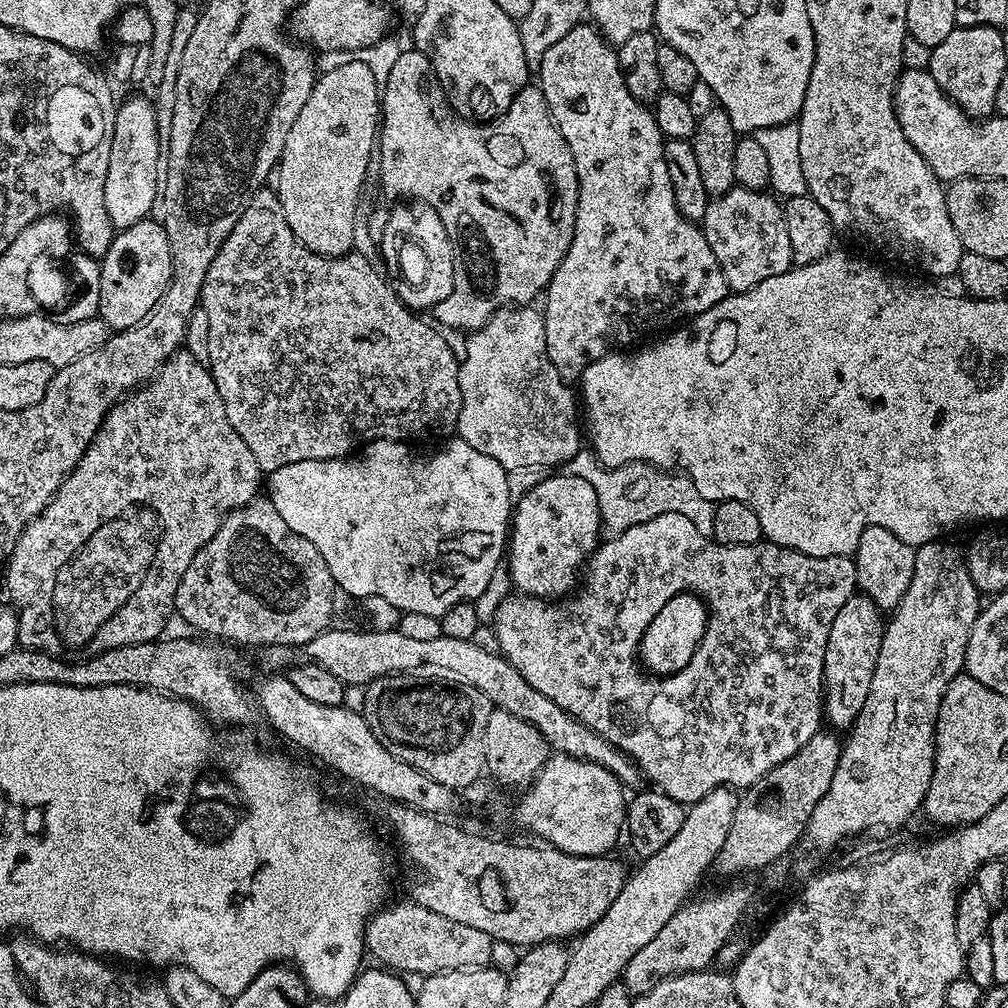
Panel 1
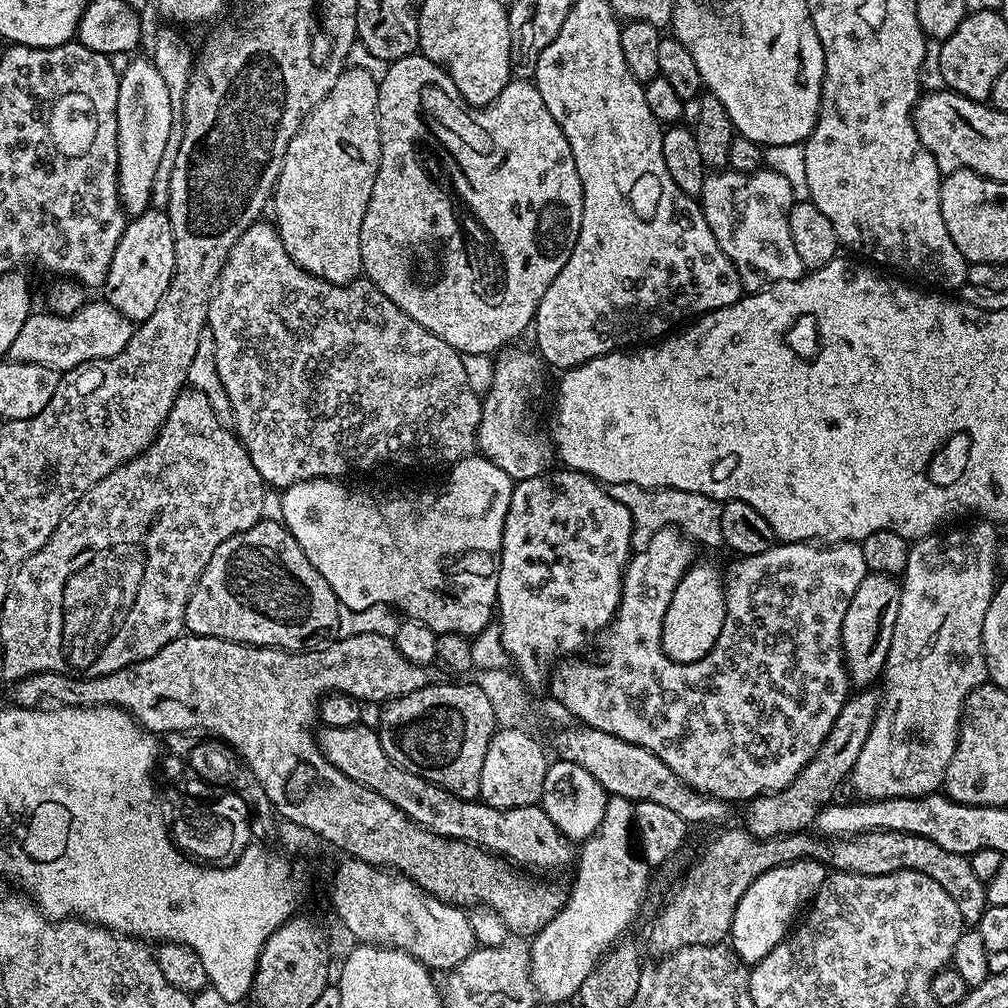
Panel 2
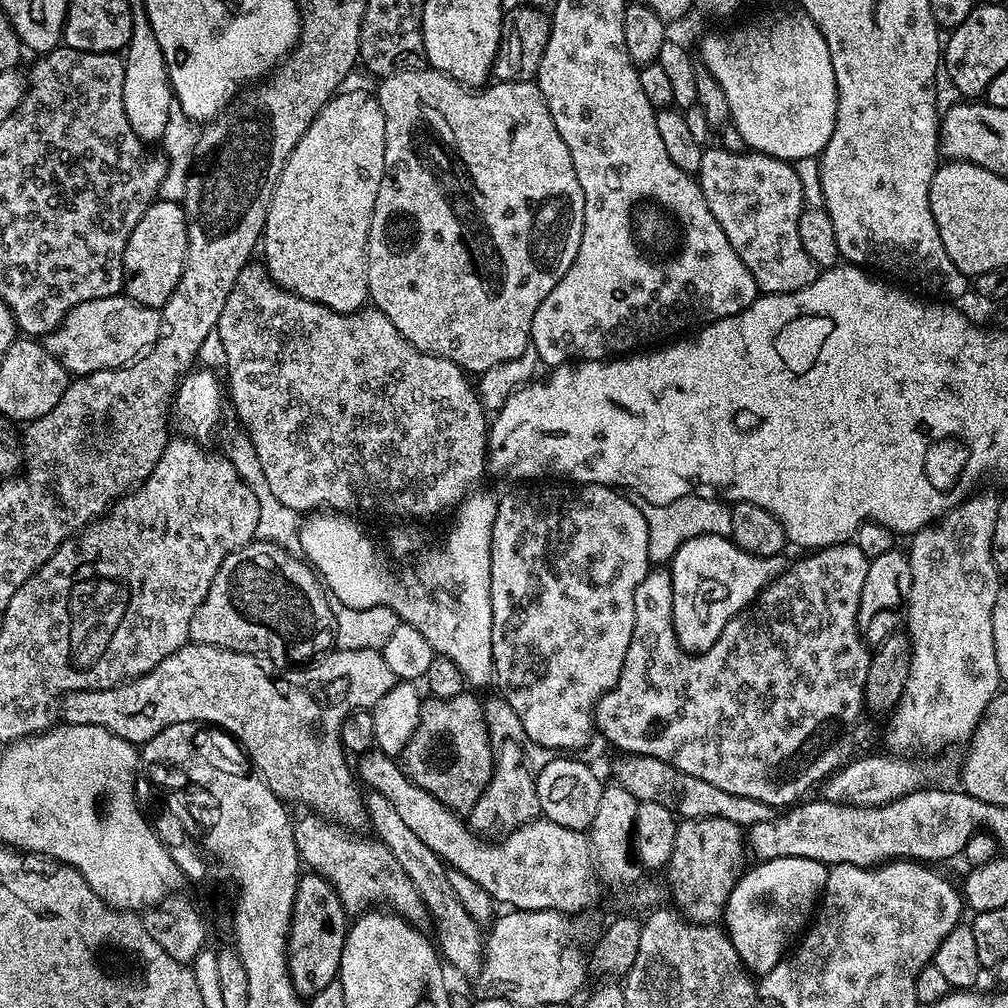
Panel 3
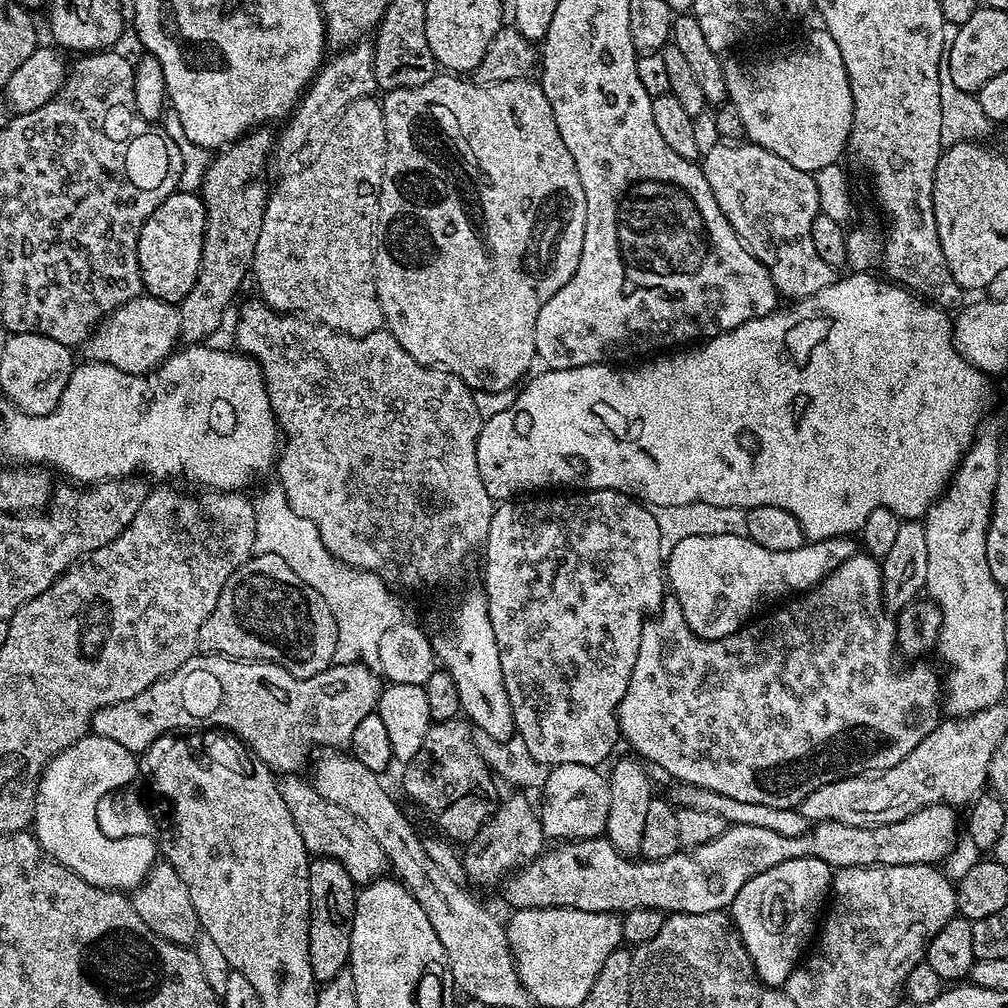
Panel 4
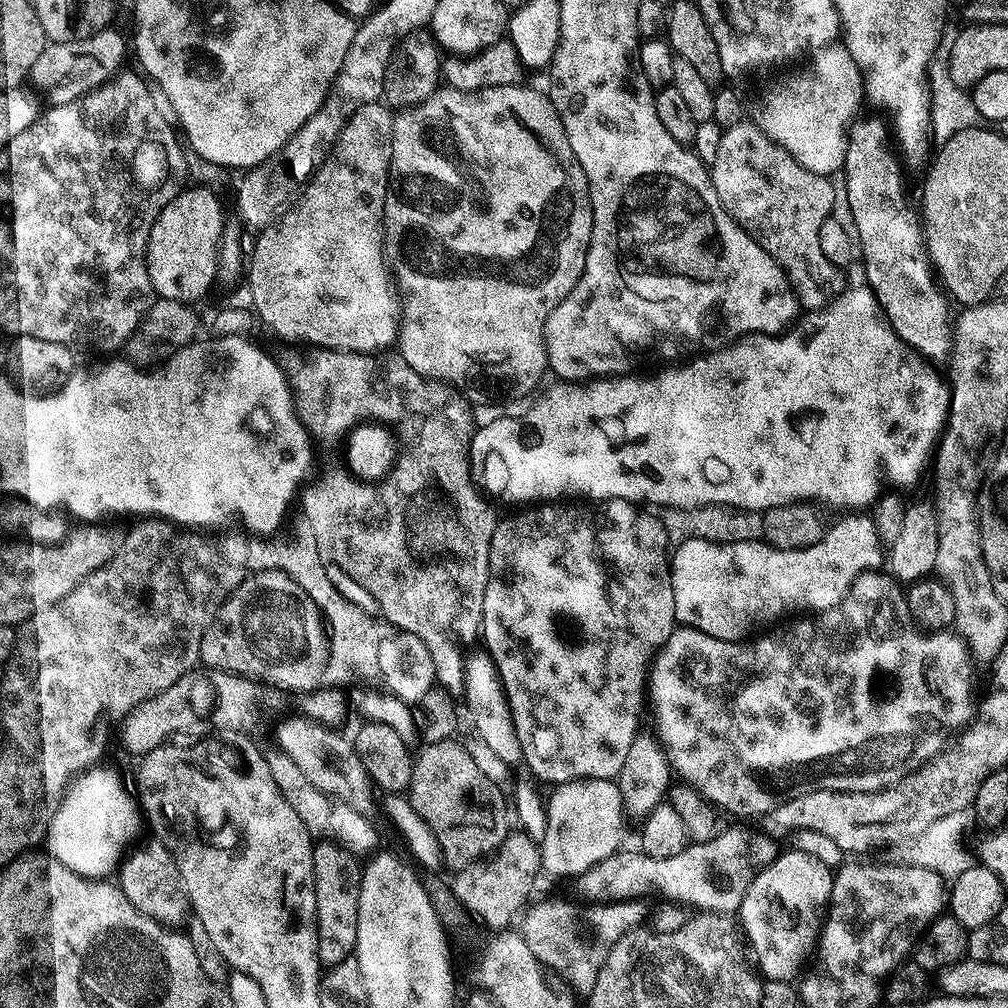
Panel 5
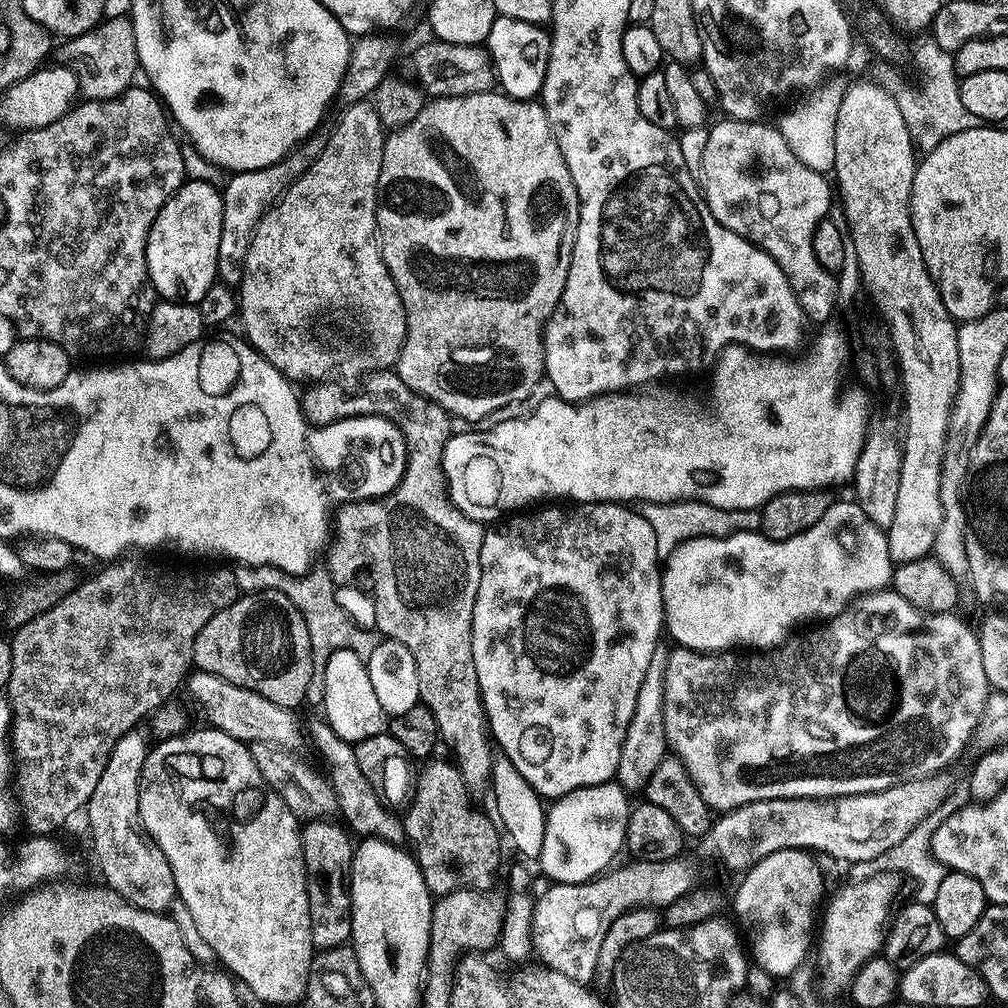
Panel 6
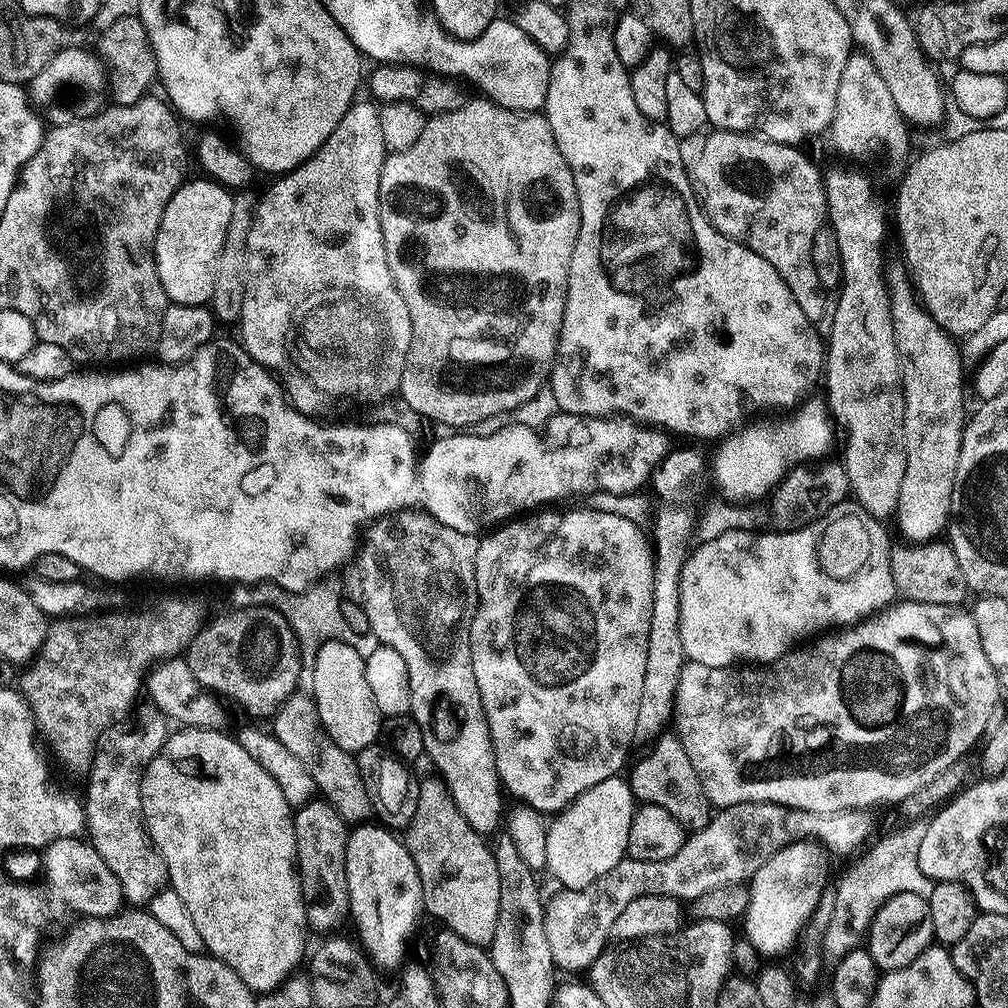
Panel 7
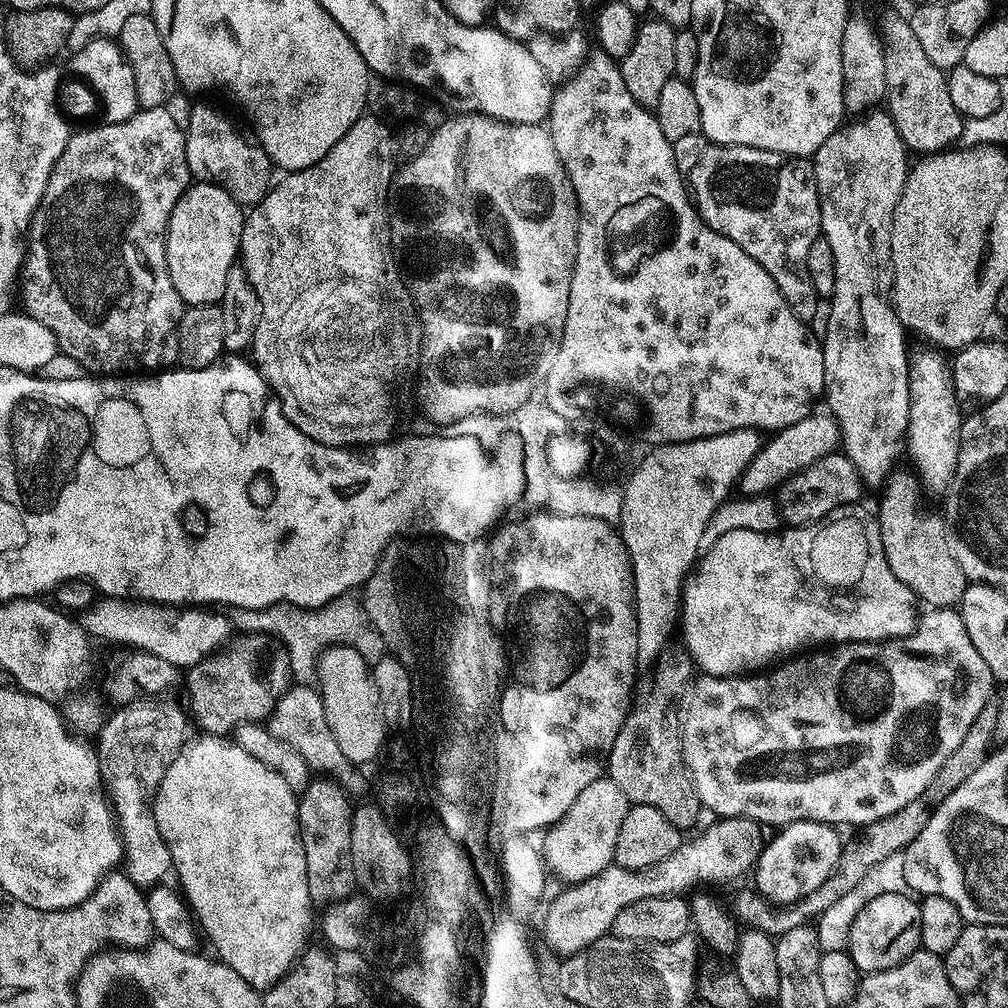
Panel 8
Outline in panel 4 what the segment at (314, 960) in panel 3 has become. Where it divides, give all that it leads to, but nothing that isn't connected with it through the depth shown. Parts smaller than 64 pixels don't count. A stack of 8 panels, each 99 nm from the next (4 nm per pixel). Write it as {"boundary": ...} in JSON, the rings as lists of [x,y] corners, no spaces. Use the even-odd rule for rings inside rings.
{"boundary":[[[317,856],[308,865],[310,882],[310,922],[308,923],[308,961],[312,976],[318,982],[334,978],[350,964],[352,923],[356,913],[358,886],[346,874],[342,862],[329,856]]]}

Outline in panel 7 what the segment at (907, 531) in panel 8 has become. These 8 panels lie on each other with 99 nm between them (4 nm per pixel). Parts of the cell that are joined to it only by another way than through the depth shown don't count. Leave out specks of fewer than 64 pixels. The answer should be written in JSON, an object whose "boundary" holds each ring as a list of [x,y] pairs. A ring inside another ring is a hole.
{"boundary":[[[901,542],[888,553],[890,570],[894,574],[896,591],[905,601],[913,604],[933,604],[934,606],[960,606],[970,596],[962,566],[954,554],[951,543],[940,542]]]}

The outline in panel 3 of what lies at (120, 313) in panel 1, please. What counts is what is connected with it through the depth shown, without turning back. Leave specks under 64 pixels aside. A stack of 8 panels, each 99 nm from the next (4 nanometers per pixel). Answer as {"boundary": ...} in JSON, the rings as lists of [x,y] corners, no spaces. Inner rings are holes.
{"boundary":[[[157,199],[138,218],[138,226],[130,234],[124,251],[125,281],[123,291],[134,302],[157,310],[174,294],[182,278],[184,259],[188,253],[188,216],[183,203]]]}

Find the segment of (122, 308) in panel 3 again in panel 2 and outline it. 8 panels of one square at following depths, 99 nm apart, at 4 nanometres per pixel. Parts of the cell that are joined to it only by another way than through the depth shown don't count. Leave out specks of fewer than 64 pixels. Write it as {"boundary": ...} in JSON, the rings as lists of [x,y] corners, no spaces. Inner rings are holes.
{"boundary":[[[104,298],[94,301],[93,304],[92,301],[85,303],[84,307],[69,316],[58,316],[51,310],[43,311],[33,311],[32,315],[26,318],[22,330],[18,330],[18,338],[10,342],[7,359],[46,366],[53,368],[58,374],[63,374],[79,364],[122,354],[134,331],[133,321],[125,318]]]}

